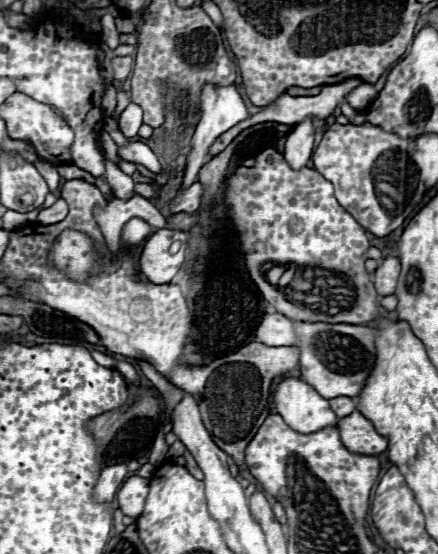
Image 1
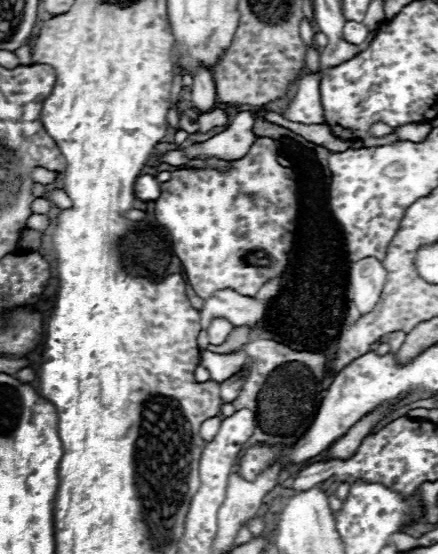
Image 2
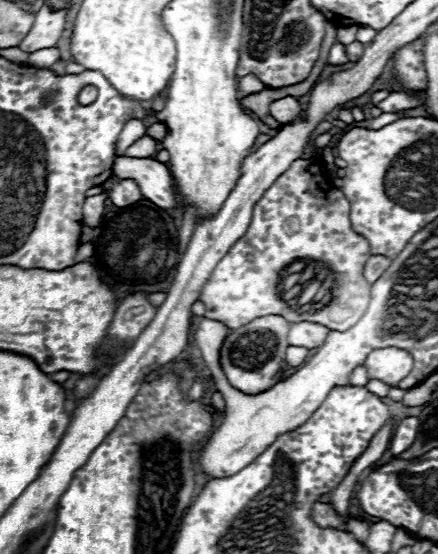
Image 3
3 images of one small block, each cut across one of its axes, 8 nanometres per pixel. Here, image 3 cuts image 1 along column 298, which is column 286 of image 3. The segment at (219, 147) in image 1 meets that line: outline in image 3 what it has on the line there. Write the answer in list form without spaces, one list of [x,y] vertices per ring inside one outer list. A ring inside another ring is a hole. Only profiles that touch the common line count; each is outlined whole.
[[[286,96],[286,98],[280,98],[280,100],[274,100],[270,104],[270,114],[276,122],[280,124],[286,124],[286,122],[294,122],[302,116],[302,108],[298,104],[298,100],[294,96]]]

